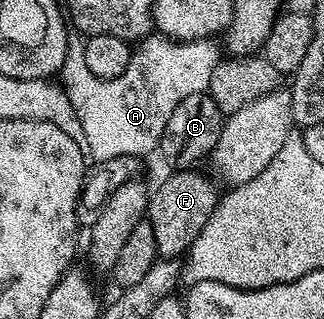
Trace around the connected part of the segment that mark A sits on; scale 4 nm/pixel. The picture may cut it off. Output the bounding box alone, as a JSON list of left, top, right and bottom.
[59,31,219,162]

